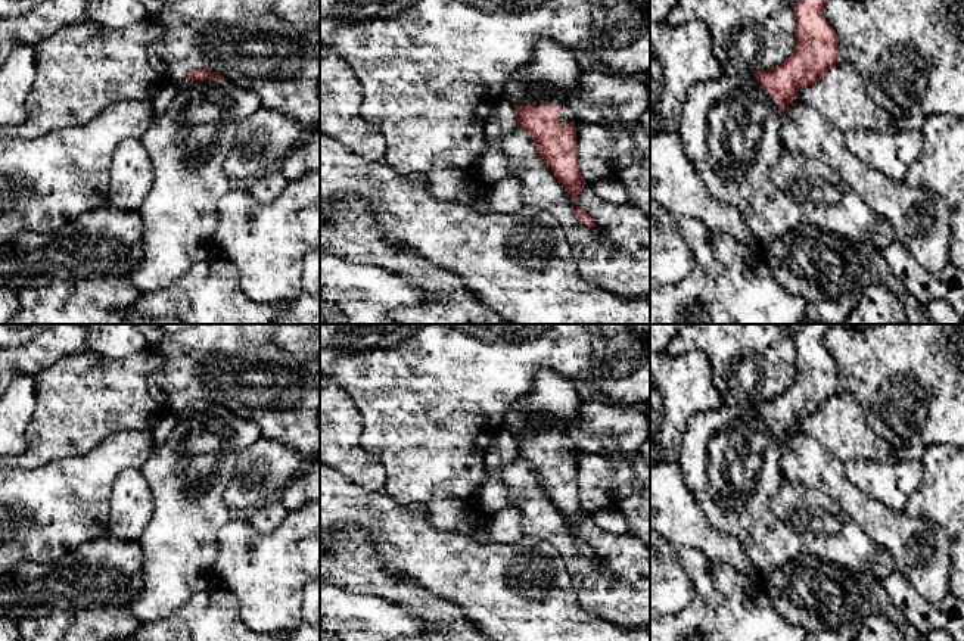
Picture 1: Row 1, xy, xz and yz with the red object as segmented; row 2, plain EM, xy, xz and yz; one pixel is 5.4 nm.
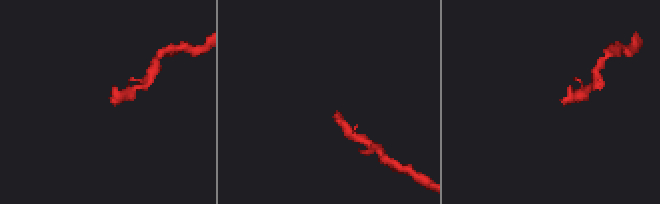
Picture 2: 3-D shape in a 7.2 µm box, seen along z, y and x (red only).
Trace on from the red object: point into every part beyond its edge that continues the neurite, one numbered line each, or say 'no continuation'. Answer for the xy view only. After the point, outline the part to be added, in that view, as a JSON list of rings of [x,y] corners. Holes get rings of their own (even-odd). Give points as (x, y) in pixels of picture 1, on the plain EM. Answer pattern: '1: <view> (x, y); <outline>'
1: xy (186, 473); [[[228,410],[186,411],[171,435],[153,449],[140,467],[152,494],[152,517],[139,539],[143,551],[140,589],[128,604],[140,622],[155,622],[178,612],[196,592],[215,582],[212,570],[217,560],[217,535],[230,520],[230,510],[221,501],[221,491],[233,476],[239,454],[259,438],[259,427],[252,420]]]

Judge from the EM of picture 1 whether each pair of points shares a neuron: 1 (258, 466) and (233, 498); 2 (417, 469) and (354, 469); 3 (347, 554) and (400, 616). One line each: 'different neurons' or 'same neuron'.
1: same neuron
2: different neurons
3: different neurons

